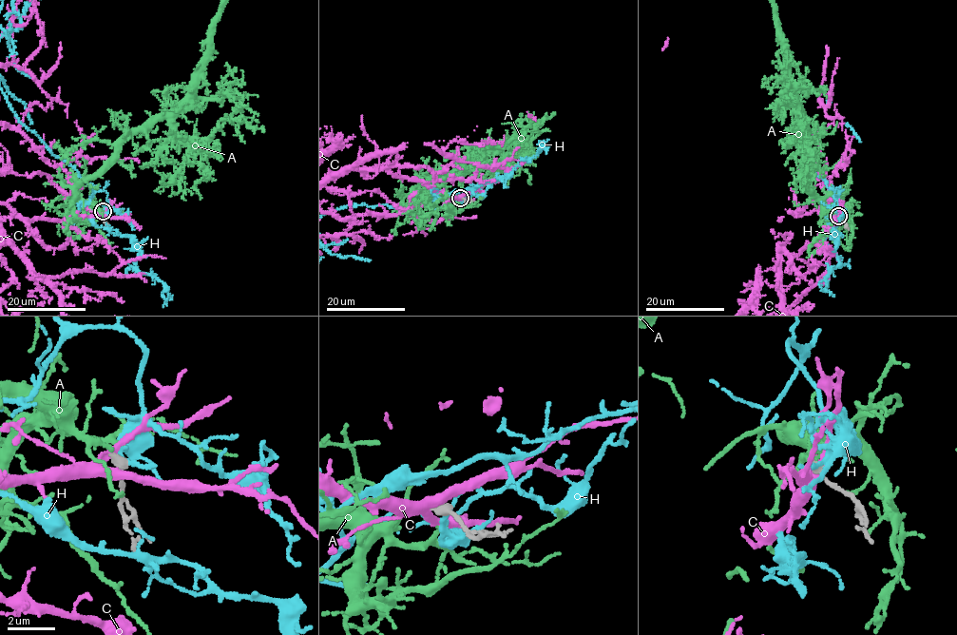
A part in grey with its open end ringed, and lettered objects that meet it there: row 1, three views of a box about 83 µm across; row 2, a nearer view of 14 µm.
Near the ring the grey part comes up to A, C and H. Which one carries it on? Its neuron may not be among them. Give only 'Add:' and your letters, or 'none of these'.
Add: A

